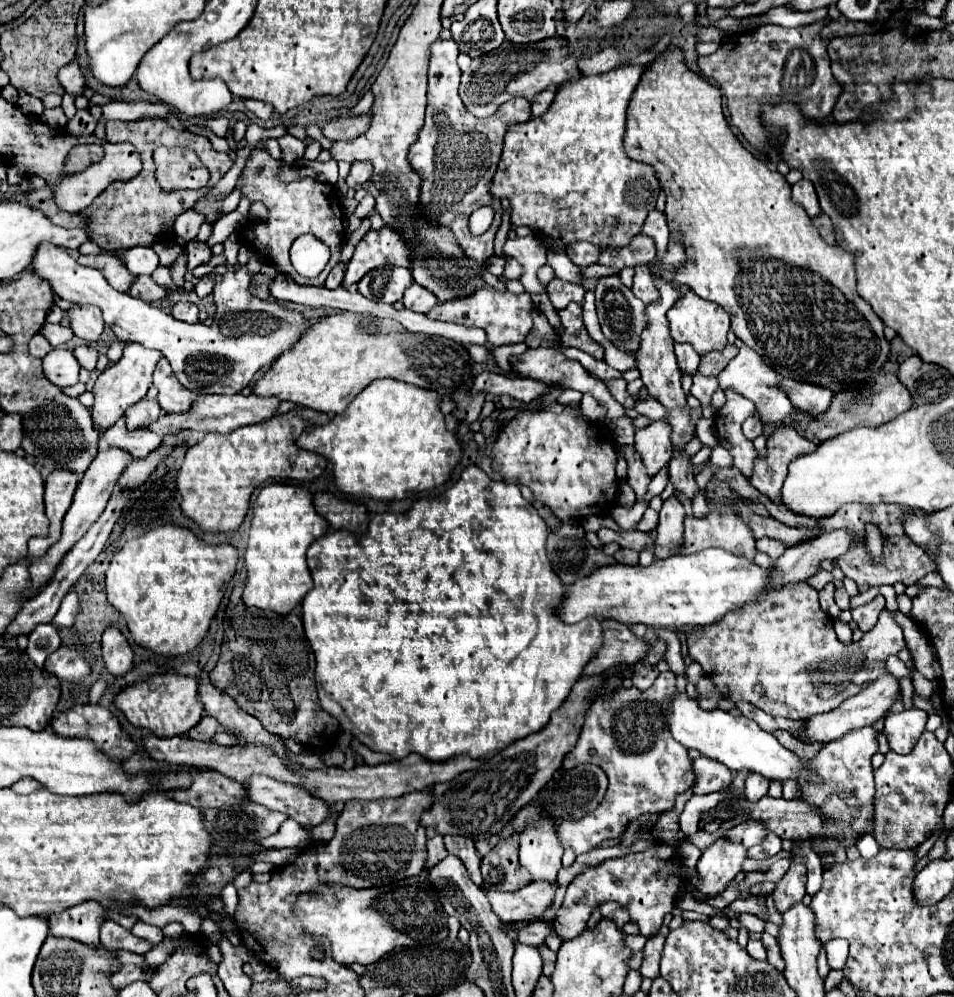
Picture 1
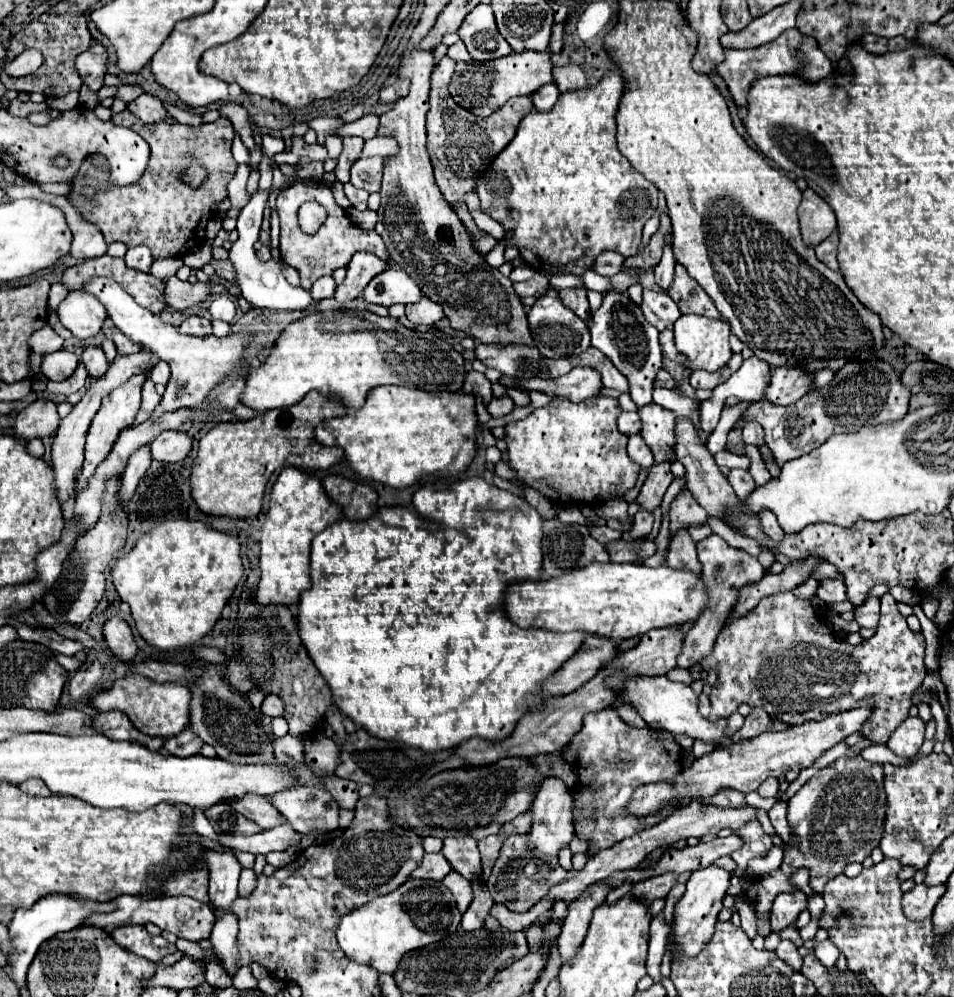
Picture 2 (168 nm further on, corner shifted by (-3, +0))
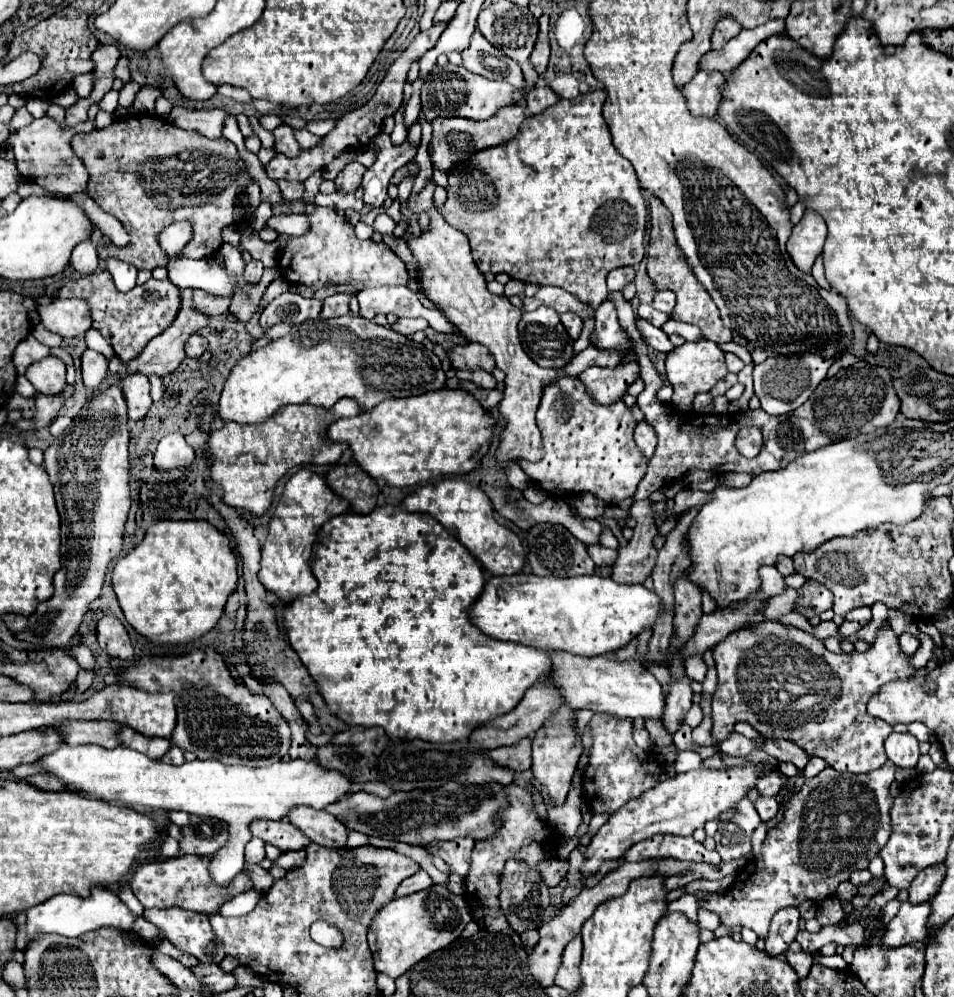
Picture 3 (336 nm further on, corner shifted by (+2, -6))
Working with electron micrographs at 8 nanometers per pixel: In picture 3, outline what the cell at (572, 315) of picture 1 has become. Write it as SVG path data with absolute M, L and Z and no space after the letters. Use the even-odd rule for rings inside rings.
M539 307L523 313L519 321L519 339L525 353L541 367L563 367L573 355L573 341L559 321L559 313Z

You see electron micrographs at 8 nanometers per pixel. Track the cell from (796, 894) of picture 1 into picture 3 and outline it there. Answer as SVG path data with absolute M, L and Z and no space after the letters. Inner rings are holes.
M789 907L789 909L777 911L771 921L765 953L771 957L783 955L789 949L789 945L795 941L795 935L799 931L797 925L799 925L799 911L797 909Z

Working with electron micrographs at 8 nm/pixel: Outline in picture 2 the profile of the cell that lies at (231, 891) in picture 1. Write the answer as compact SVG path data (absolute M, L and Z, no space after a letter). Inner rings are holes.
M242 869L238 891L252 891L256 887L256 873L252 869Z

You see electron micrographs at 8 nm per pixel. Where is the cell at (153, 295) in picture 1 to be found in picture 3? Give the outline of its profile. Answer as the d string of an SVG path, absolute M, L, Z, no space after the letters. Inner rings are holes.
M201 289L193 291L193 299L195 299L195 305L209 315L223 315L229 311L229 305L231 305L231 297L217 297Z

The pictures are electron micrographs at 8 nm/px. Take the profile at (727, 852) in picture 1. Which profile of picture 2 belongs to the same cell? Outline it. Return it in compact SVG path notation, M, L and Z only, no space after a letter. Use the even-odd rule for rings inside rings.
M716 863L694 871L686 883L684 897L676 903L674 909L674 925L672 931L676 935L676 943L680 943L686 955L698 955L706 939L714 933L714 923L718 921L718 913L722 909L722 899L726 897L726 889L730 885L730 871L718 867Z

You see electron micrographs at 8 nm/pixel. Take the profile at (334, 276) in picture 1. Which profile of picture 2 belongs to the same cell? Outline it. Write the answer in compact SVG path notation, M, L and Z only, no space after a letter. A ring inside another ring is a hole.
M326 275L326 277L318 279L312 285L312 289L310 289L310 293L314 295L314 299L318 299L318 301L320 299L326 299L326 297L332 297L334 291L336 291L336 283L334 283L334 277L332 275Z

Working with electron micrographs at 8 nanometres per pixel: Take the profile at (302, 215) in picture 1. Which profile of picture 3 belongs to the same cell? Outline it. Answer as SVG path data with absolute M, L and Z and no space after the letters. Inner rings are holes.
M315 207L315 213L309 215L309 223L311 231L303 237L291 237L279 259L277 269L287 283L301 283L311 289L351 283L357 291L379 285L407 285L409 275L405 263L385 243L357 239L353 225L333 209Z

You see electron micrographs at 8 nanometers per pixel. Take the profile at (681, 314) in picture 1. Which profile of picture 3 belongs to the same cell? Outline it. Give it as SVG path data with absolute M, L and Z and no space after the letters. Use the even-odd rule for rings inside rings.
M697 341L697 343L685 343L681 347L677 347L673 353L667 355L667 379L673 385L673 405L679 409L685 409L693 403L697 393L709 391L719 379L723 379L727 375L727 367L725 367L725 353L717 347L717 343L713 341Z

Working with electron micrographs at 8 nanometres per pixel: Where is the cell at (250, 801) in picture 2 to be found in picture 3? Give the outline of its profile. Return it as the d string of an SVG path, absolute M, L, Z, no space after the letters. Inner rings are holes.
M255 821L251 825L251 833L265 843L275 845L283 853L307 849L311 843L311 839L305 837L301 829L297 829L289 821Z

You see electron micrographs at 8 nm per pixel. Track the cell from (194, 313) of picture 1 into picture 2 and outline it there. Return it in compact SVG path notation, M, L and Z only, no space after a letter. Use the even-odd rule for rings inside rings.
M190 315L190 317L186 317L178 329L180 329L182 333L186 333L186 335L210 335L210 333L212 333L210 319L200 317L200 315Z

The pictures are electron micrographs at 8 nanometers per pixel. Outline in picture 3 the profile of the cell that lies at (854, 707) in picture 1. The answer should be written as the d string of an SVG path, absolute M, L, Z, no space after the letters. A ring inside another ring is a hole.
M759 763L759 765L741 765L733 769L695 769L687 773L679 773L675 779L667 779L663 783L657 783L655 789L649 789L643 793L643 797L627 801L619 811L615 811L609 821L595 833L591 839L585 861L581 865L581 881L585 883L587 877L593 877L601 865L607 859L621 861L625 857L625 851L657 833L671 833L671 835L693 835L695 829L703 827L709 819L719 817L723 811L735 807L741 797L747 795L747 789L757 783L757 771L765 767L765 773L769 769L775 769L773 765Z

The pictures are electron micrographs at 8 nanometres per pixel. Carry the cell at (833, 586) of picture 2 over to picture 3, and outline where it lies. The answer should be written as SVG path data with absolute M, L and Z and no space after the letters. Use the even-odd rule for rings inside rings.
M807 581L797 593L799 599L795 603L795 611L805 615L807 619L831 609L833 595L829 593L829 589L825 589L825 585L817 585L817 581Z

